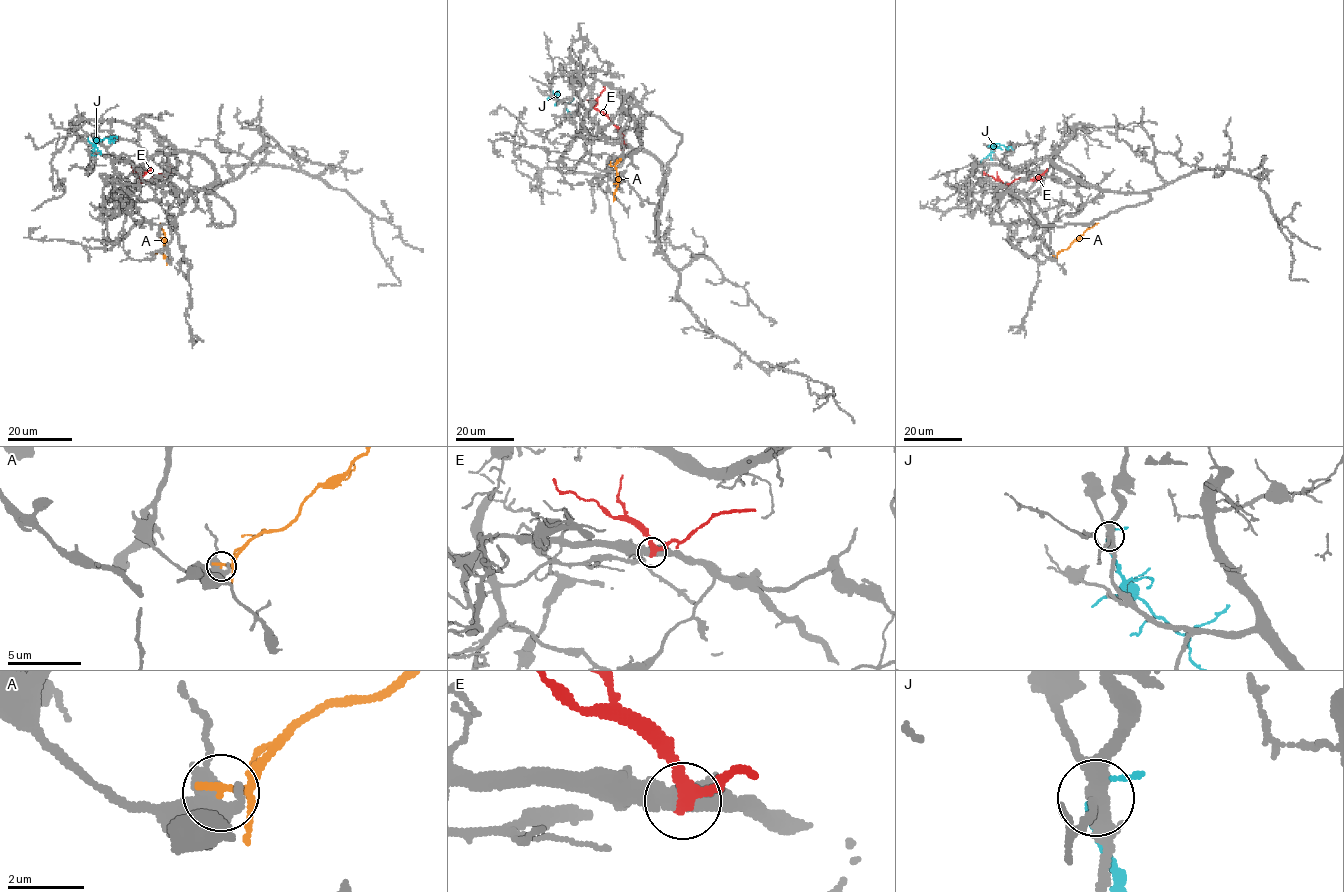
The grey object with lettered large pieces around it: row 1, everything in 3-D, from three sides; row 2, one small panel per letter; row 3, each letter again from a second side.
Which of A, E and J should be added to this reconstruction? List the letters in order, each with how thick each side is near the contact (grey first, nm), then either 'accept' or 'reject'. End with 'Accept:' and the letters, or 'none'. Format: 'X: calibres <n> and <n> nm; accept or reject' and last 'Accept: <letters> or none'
A: calibres 440 and 180 nm; reject
E: calibres 440 and 280 nm; reject
J: calibres 360 and 240 nm; reject
Accept: none

